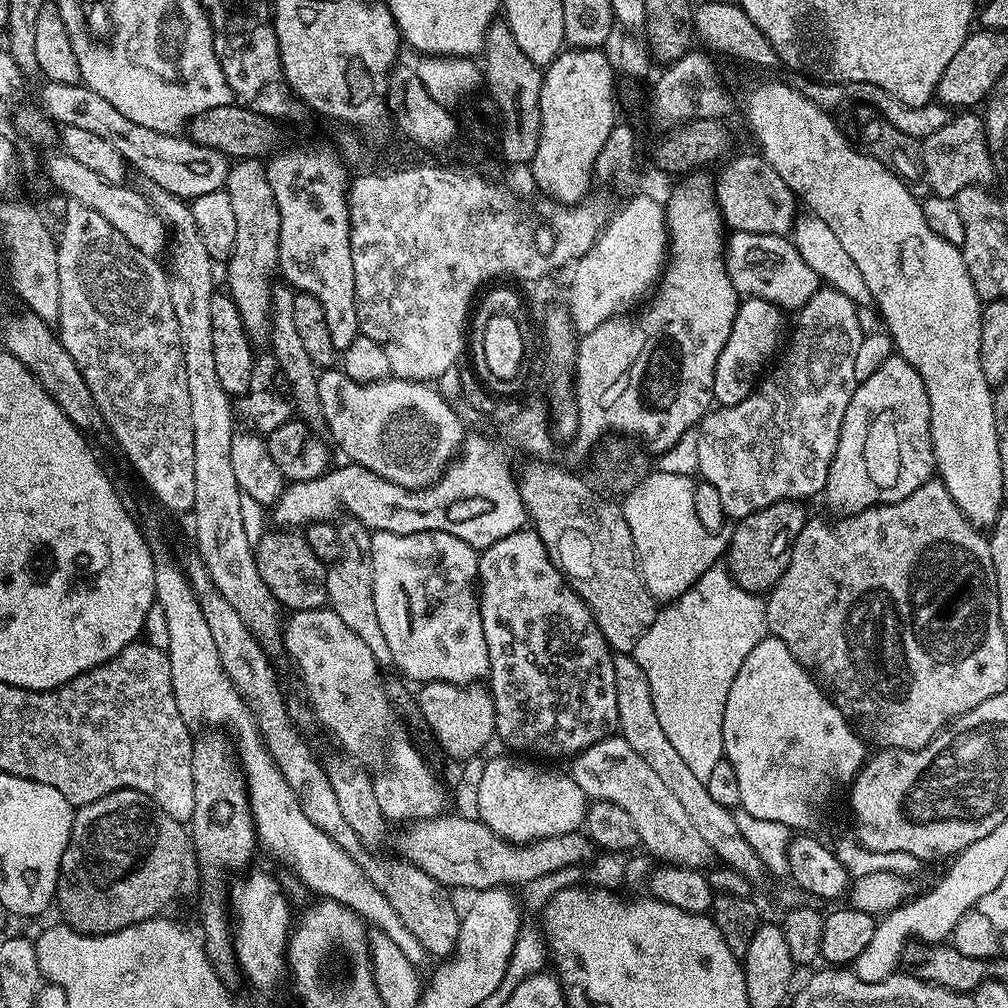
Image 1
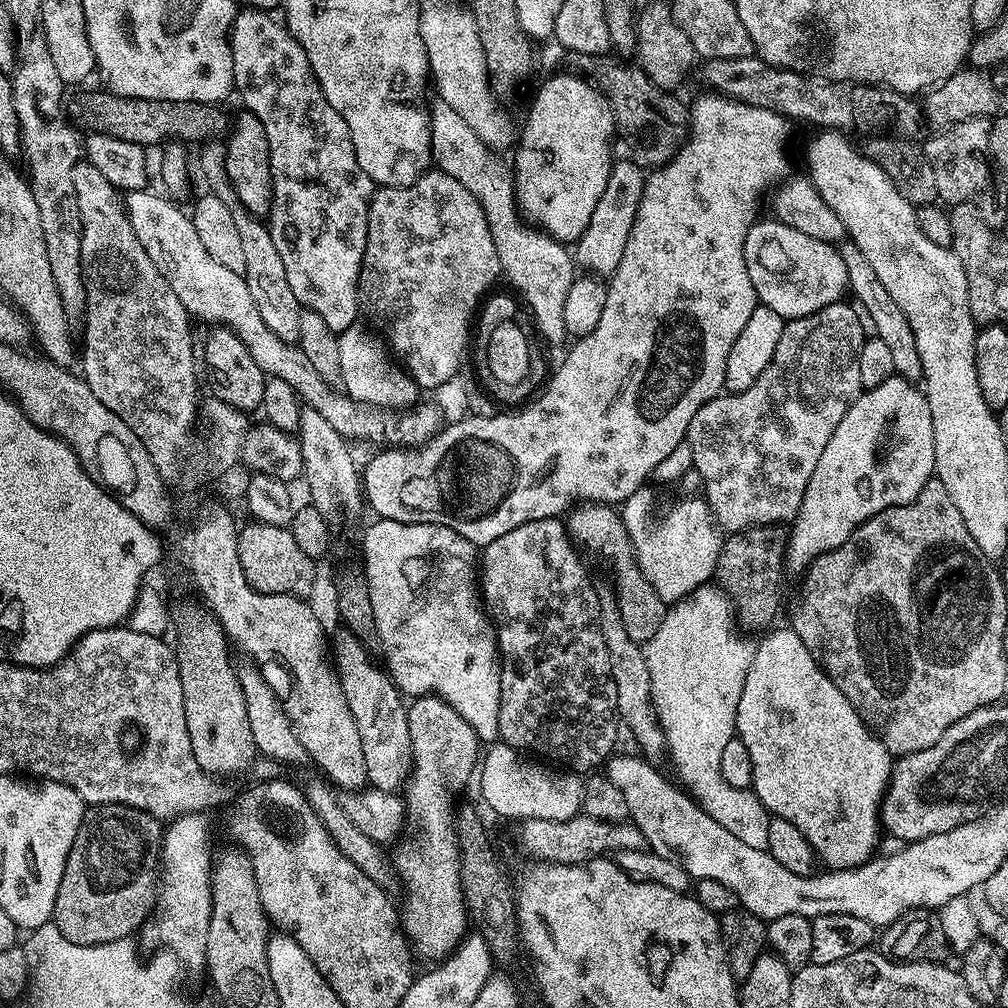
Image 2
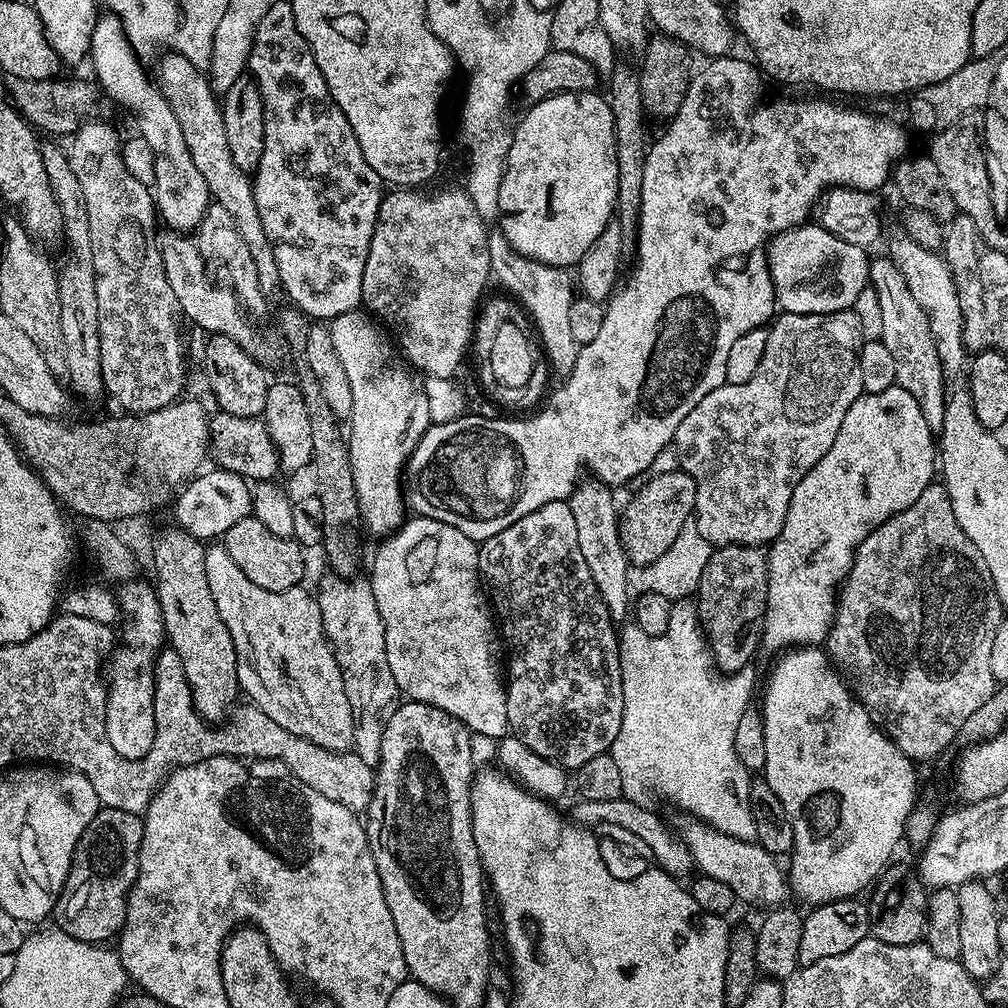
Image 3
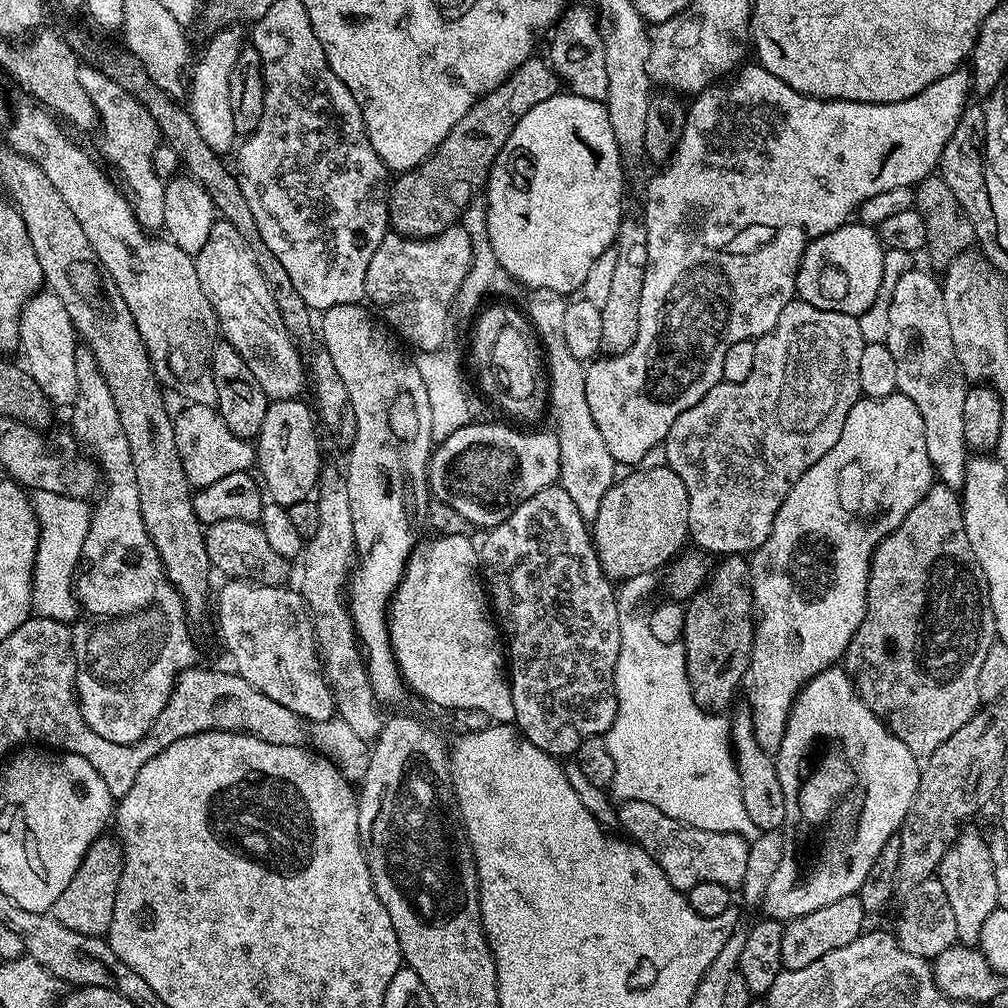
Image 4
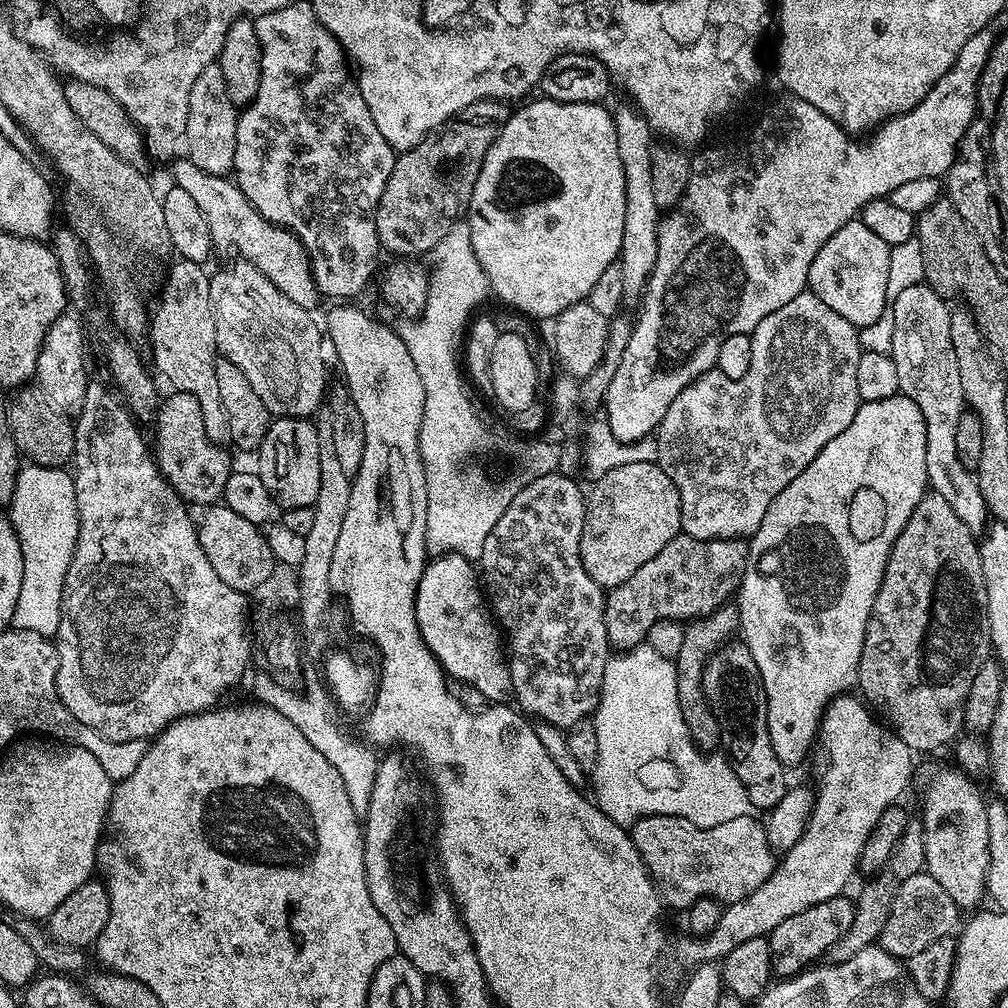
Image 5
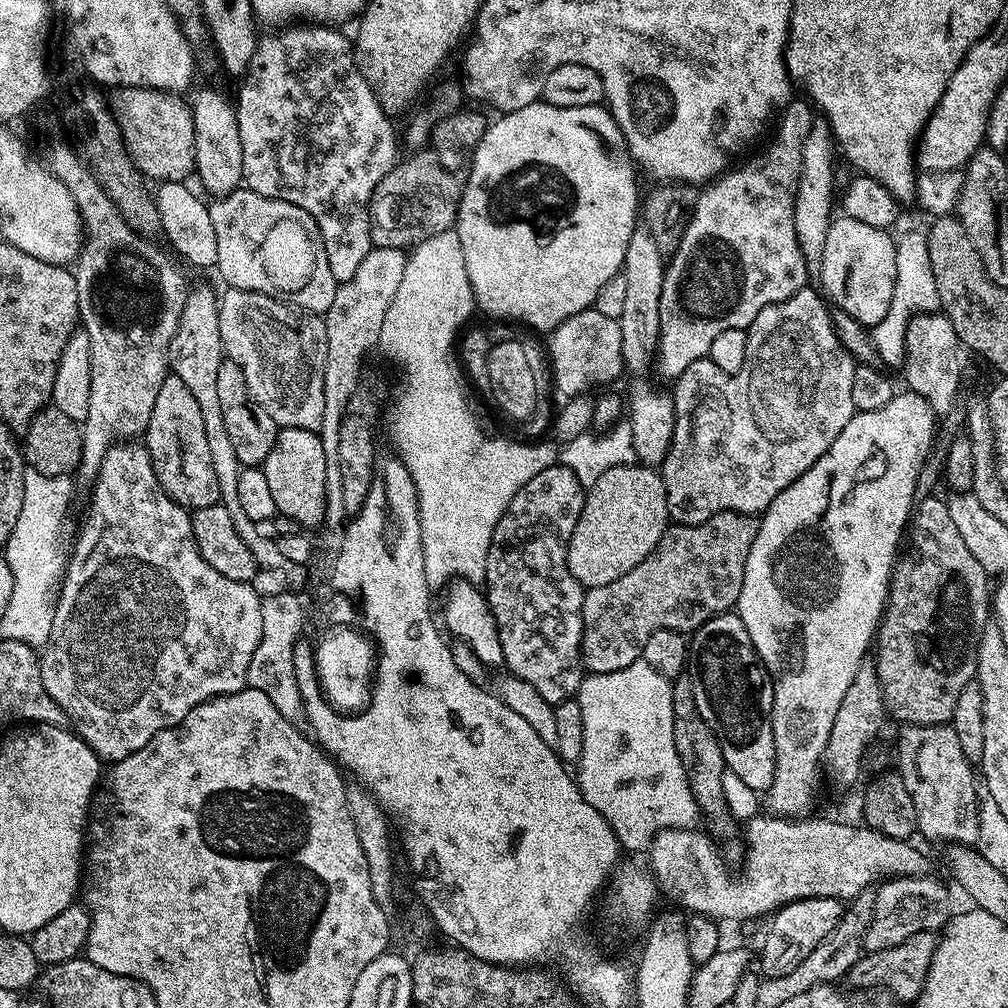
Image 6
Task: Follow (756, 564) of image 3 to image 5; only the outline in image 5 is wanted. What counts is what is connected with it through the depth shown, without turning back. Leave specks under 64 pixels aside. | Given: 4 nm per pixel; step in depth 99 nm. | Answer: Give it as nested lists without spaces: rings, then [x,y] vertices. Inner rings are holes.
[[[735,603],[723,604],[718,610],[714,610],[705,616],[699,616],[697,620],[691,621],[684,629],[682,647],[678,650],[675,658],[676,681],[678,682],[678,706],[682,706],[682,718],[692,735],[692,741],[701,750],[712,750],[719,745],[720,727],[712,713],[712,707],[702,686],[702,674],[706,662],[722,644],[727,644],[737,635],[740,627],[740,609]],[[713,747],[713,748],[712,748]],[[712,748],[712,749],[708,749]]]

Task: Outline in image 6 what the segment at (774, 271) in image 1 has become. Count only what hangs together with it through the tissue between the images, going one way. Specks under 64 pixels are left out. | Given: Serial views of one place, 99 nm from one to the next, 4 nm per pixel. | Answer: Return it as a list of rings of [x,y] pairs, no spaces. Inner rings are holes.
[[[837,215],[826,234],[826,246],[818,266],[823,295],[859,324],[873,326],[881,322],[894,298],[895,246],[891,231],[866,226],[866,222],[858,222],[858,218]]]

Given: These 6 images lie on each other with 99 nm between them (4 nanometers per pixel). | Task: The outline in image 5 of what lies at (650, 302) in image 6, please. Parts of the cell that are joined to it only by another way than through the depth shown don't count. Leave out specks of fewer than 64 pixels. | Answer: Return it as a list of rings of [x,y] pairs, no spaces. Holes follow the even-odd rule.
[[[628,102],[612,112],[612,121],[614,134],[618,134],[618,156],[622,158],[626,178],[626,222],[622,226],[622,246],[618,257],[622,270],[622,290],[625,301],[639,301],[658,258],[658,230],[662,219],[662,205],[654,202],[654,174],[650,170],[654,133],[639,108]]]

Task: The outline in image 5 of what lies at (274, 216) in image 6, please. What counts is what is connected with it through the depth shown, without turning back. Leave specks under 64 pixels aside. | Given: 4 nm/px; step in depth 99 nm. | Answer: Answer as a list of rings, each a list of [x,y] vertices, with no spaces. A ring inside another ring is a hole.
[[[176,158],[171,164],[171,183],[194,198],[198,210],[202,210],[202,218],[206,218],[213,245],[220,249],[233,244],[240,251],[239,255],[266,274],[266,278],[270,278],[270,282],[274,282],[276,289],[290,298],[290,302],[309,310],[315,309],[316,300],[319,301],[321,295],[312,277],[312,261],[308,259],[304,243],[287,228],[262,218],[262,214],[254,210],[246,194],[242,194],[242,190],[231,179],[206,174],[206,170],[198,170],[198,166],[194,166],[189,159]]]

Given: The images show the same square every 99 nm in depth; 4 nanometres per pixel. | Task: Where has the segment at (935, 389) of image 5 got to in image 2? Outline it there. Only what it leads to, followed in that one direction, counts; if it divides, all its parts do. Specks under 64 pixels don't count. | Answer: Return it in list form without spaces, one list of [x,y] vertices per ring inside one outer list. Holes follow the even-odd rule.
[[[844,242],[839,245],[842,262],[846,262],[846,274],[848,275],[848,287],[851,295],[856,295],[861,300],[862,308],[867,311],[877,327],[876,336],[886,347],[894,358],[896,367],[895,375],[903,376],[906,380],[919,381],[924,375],[922,370],[922,358],[918,358],[918,346],[914,346],[914,334],[910,330],[910,322],[906,322],[906,314],[898,310],[898,302],[886,294],[886,286],[876,280],[874,270],[866,262],[866,258],[858,250],[858,246],[851,242]]]

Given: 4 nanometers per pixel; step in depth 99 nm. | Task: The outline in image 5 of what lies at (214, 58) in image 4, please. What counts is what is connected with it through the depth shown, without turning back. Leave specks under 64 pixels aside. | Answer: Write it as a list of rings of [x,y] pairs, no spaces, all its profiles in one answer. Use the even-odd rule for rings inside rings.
[[[219,63],[206,66],[190,90],[190,110],[186,114],[186,130],[182,141],[186,152],[188,148],[187,159],[192,160],[198,170],[223,177],[232,172],[234,146],[238,142],[237,115],[238,106],[230,102],[230,94],[226,94],[226,78],[222,75]]]

